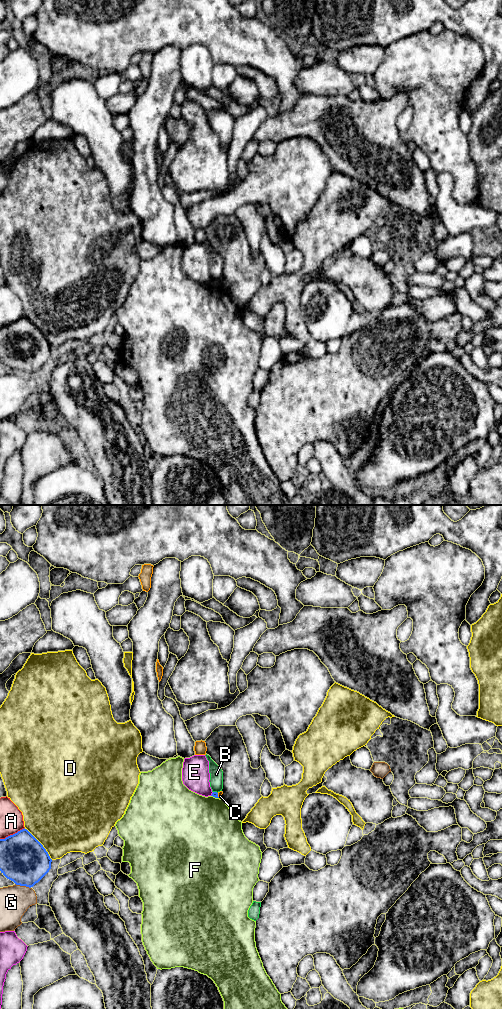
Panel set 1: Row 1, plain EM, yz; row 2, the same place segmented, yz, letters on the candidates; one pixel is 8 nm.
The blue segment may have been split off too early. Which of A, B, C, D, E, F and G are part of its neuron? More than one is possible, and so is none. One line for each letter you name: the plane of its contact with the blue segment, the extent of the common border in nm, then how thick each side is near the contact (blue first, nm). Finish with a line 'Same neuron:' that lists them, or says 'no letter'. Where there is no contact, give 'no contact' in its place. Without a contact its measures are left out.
Same neuron: no letter

